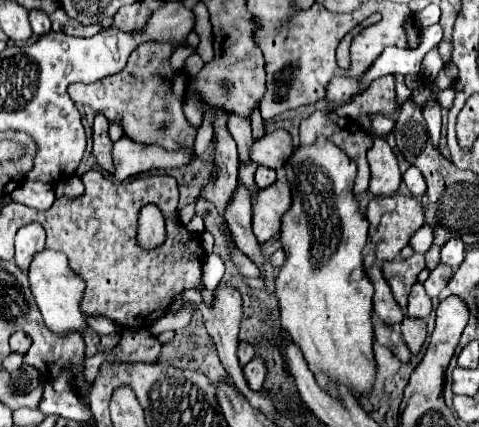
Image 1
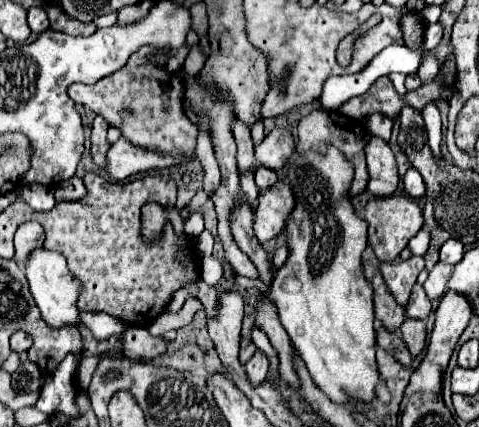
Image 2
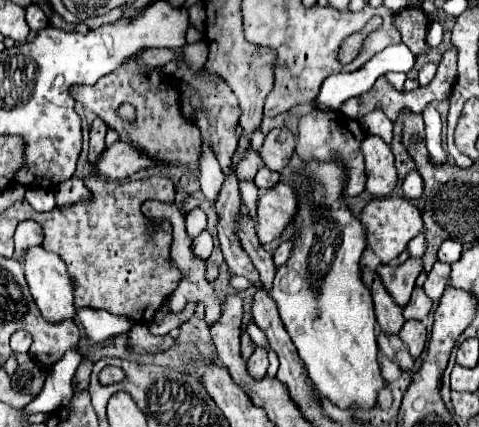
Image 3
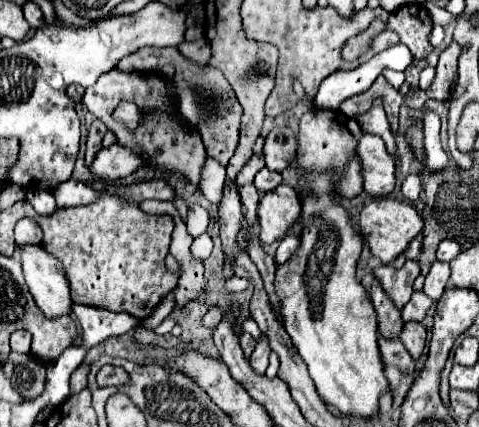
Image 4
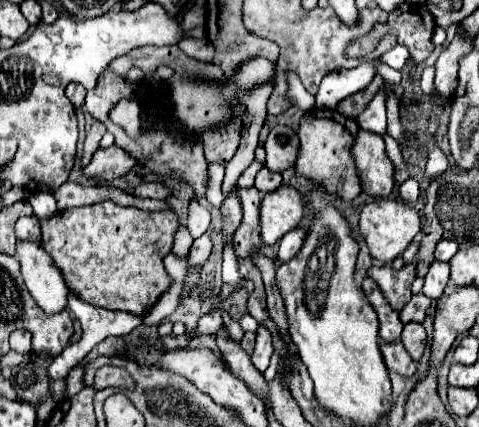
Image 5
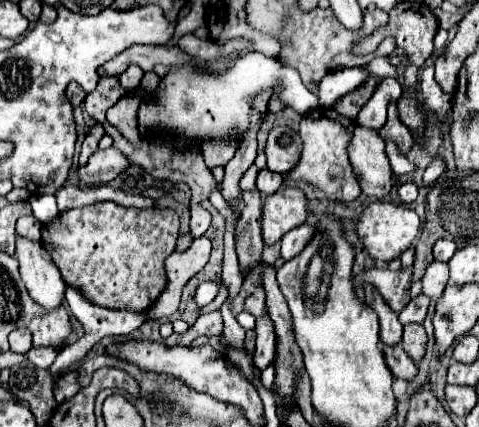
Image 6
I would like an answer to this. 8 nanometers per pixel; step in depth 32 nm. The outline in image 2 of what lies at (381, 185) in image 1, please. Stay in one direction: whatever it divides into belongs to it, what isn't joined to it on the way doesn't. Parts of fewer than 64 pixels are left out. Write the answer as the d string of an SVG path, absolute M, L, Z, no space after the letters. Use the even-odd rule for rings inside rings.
M370 136L364 146L366 164L368 164L368 190L374 196L390 196L398 186L398 168L390 146L382 138Z

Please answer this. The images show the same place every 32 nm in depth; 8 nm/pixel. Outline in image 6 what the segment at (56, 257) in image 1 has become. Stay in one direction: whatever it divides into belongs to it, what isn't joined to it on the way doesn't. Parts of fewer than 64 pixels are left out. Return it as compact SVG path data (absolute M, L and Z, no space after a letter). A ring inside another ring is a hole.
M16 236L14 256L20 262L20 276L30 296L46 310L60 306L66 284L60 276L60 270L52 262L50 254L42 246L42 242Z

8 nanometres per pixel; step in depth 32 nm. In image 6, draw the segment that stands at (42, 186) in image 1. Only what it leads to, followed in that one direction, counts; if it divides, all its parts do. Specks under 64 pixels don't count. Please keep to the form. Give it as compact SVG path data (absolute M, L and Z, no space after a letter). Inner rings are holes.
M42 194L42 196L30 196L28 200L32 204L32 212L34 216L42 222L48 224L48 220L54 220L58 216L58 206L56 206L56 198L50 194Z

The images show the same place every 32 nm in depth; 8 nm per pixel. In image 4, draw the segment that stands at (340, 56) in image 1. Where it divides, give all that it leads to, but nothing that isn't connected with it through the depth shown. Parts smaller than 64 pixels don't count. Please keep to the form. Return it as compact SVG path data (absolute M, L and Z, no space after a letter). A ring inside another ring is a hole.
M375 19L364 32L350 38L342 49L342 58L352 61L365 54L370 47L372 38L383 31L381 30L383 26L385 23L380 19Z

